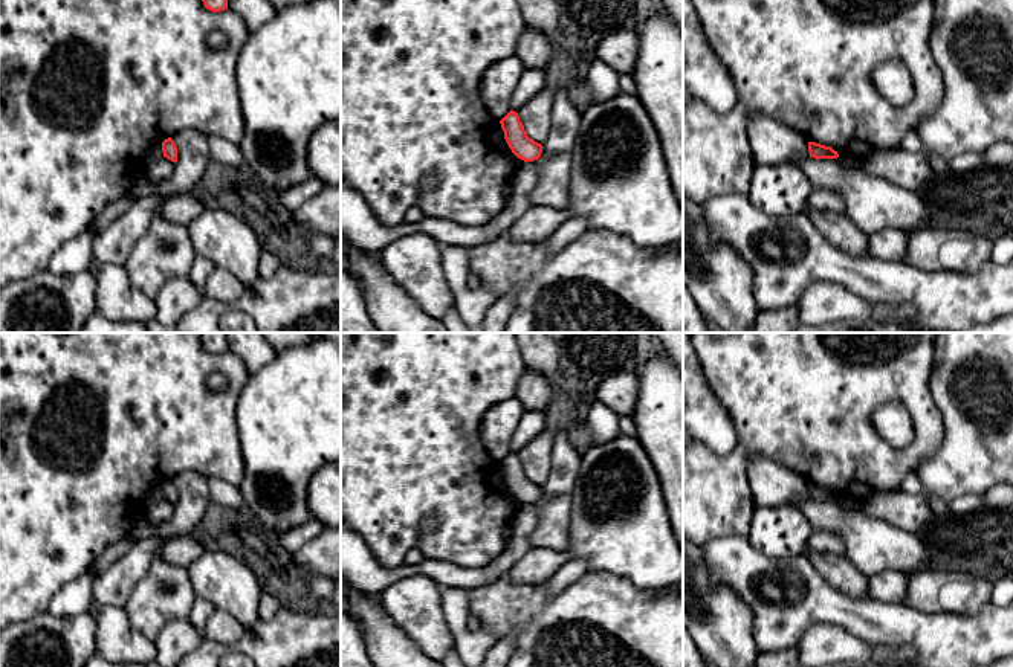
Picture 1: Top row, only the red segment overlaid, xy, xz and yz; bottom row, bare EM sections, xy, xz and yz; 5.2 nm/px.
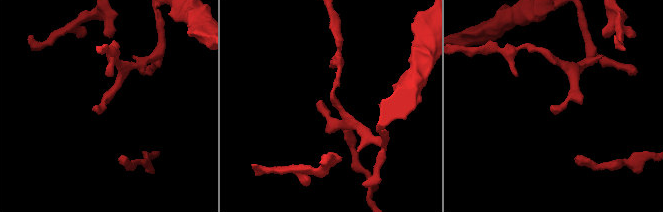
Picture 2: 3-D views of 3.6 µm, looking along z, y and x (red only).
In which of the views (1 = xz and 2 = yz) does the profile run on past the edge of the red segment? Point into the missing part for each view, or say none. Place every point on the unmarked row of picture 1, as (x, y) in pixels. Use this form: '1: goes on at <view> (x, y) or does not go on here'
1: does not go on here
2: does not go on here

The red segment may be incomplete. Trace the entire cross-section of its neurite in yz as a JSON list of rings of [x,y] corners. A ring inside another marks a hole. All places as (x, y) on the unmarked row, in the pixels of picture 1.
[[[808,484],[810,499],[814,501],[837,501],[839,496],[831,488],[825,488],[816,484]]]

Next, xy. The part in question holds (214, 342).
[[[202,333],[202,343],[212,354],[228,351],[226,333]]]

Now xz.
[[[510,452],[500,466],[509,490],[518,501],[533,504],[541,499],[542,487],[527,478],[516,453]]]

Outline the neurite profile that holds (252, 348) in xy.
[[[226,333],[228,350],[238,356],[252,375],[269,363],[277,351],[261,333]]]

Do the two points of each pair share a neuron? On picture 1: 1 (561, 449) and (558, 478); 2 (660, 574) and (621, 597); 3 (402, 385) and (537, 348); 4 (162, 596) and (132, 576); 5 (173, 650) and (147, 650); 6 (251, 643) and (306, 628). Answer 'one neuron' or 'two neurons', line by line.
1: one neuron
2: two neurons
3: two neurons
4: two neurons
5: two neurons
6: one neuron

